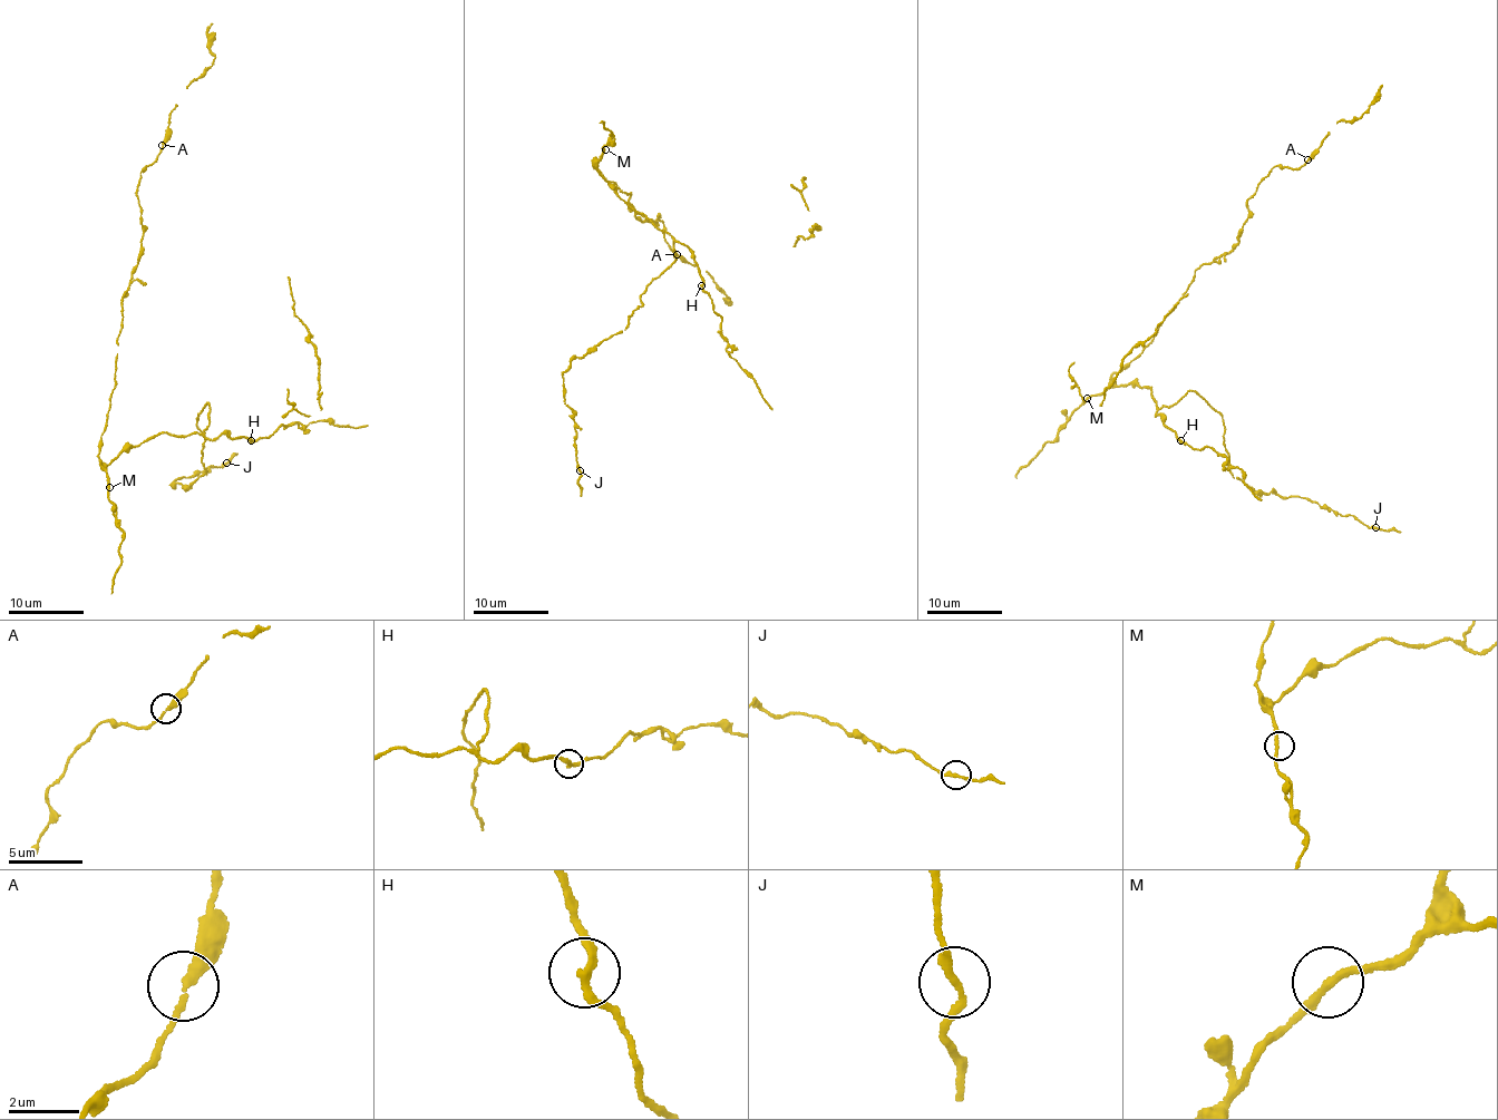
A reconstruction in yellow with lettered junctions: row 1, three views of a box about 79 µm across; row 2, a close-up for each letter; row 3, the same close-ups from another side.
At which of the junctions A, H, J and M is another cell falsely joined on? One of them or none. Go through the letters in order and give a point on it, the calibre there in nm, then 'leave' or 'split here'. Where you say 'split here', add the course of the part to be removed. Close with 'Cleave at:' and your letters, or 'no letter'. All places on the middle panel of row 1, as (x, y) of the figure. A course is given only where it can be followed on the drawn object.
A: place (677, 254); calibre 240 nm; leave
H: place (701, 285); calibre 220 nm; leave
J: place (580, 470); calibre 200 nm; leave
M: place (605, 149); calibre 220 nm; leave
Cleave at: no letter

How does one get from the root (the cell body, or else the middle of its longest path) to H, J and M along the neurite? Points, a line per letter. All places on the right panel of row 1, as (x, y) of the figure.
H: (1114, 373), (1116, 386), (1150, 387), (1155, 415), (1159, 415), (1182, 440)
J: (1114, 373), (1116, 386), (1150, 387), (1158, 407), (1189, 391), (1200, 396), (1222, 415), (1232, 476), (1375, 527)
M: (1114, 373), (1102, 391), (1087, 398)

